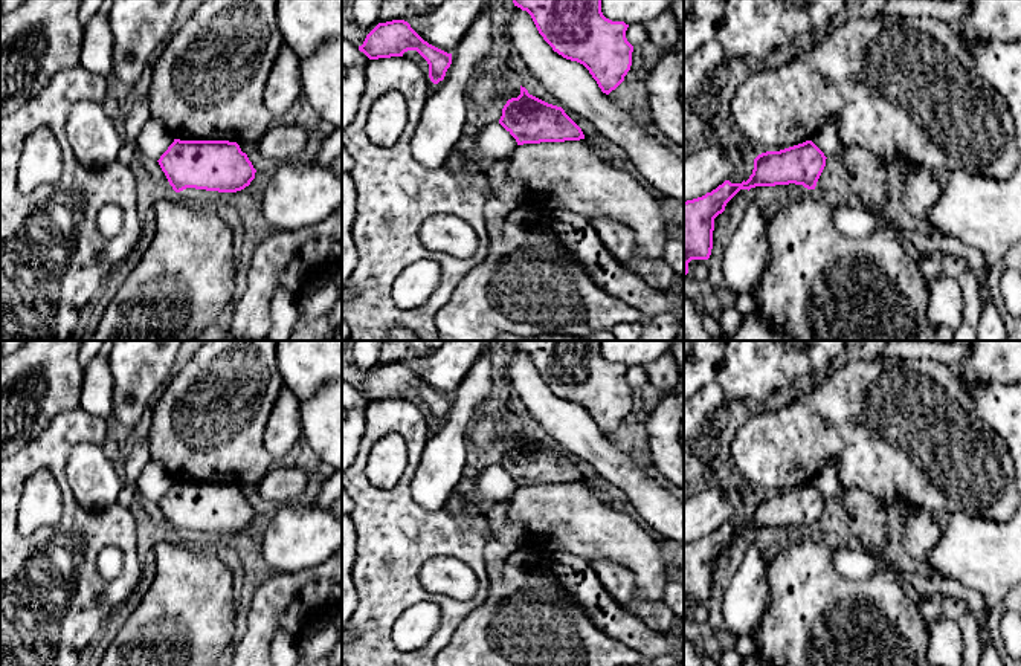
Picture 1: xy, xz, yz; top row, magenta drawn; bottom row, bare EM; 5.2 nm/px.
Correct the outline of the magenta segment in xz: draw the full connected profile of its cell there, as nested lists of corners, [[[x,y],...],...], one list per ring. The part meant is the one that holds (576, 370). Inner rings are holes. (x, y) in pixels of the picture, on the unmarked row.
[[[513,341],[513,345],[531,357],[539,376],[554,394],[583,406],[603,435],[609,437],[624,423],[633,394],[626,380],[629,367],[606,360],[601,341]]]

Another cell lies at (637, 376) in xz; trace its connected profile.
[[[630,367],[626,373],[627,383],[635,388],[643,388],[649,383],[647,371],[644,367]]]

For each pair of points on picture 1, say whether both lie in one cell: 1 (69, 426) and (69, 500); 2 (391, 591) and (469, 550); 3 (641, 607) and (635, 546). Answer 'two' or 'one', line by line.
1: one
2: one
3: two

